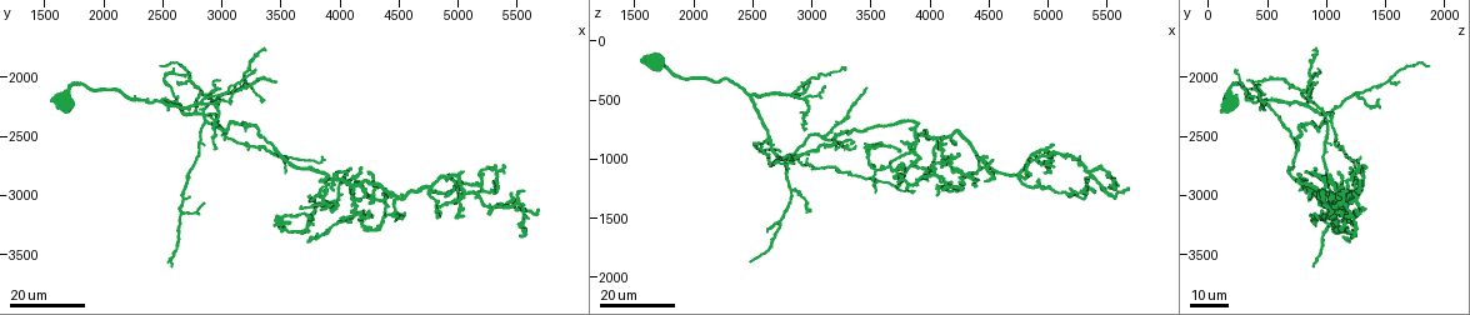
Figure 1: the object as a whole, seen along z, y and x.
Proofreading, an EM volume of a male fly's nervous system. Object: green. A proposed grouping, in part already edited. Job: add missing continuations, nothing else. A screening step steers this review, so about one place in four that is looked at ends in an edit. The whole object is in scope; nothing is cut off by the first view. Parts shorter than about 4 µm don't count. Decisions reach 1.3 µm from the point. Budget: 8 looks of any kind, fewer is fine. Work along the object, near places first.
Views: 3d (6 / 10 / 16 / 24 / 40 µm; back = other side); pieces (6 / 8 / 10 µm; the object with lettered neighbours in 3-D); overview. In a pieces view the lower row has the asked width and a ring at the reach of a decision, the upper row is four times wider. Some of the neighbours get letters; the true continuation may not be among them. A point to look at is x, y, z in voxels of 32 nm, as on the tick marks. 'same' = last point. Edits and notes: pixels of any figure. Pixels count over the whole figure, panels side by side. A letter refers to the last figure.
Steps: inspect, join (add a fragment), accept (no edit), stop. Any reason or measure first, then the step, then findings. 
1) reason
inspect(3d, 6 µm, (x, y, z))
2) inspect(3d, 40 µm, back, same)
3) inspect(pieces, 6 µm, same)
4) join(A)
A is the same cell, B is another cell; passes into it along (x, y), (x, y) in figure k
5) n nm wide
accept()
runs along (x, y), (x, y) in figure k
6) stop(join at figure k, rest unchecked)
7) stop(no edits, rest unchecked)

end of a long branch
inspect(3d, 24 µm, (5560, 3300, 1160))

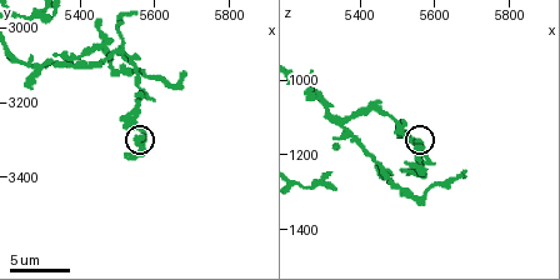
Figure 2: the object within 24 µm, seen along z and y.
zoom in
inspect(3d, 10 µm, (5550, 3300, 1180))

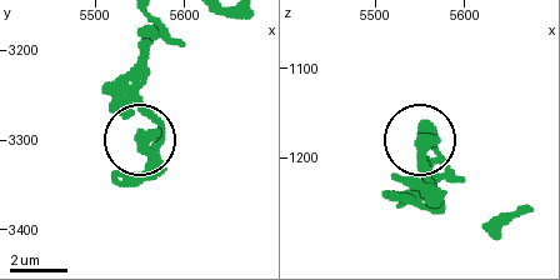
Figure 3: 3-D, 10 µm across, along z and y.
what lies round it
inspect(pieces, 8 µm, (5550, 3290, 1180))

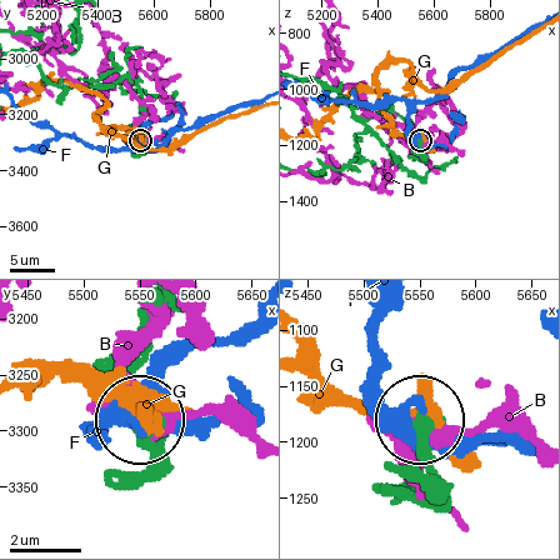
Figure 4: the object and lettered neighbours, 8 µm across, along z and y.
accept()
B, F and G are other cells; none of them fits

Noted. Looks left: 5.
end of a long branch
inspect(3d, 10 µm, (5680, 3120, 1240))

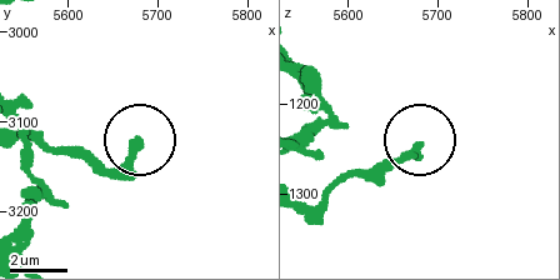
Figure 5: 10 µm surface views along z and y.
inspect(pieces, 6 µm, (5680, 3120, 1245))

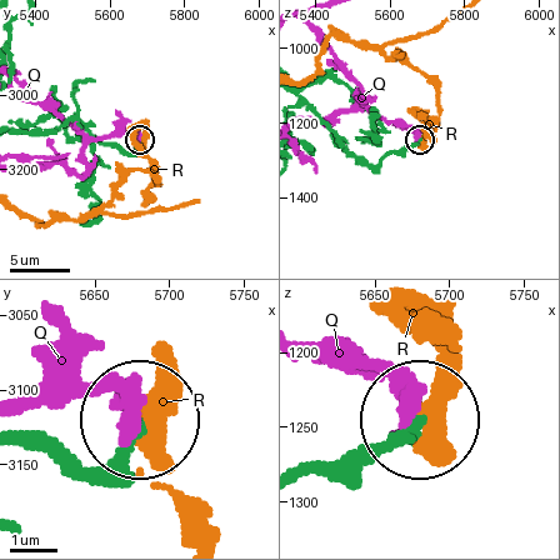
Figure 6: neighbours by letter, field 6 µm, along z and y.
accept()
Q and R are other cells; runs along (303, 100), (348, 151), (374, 165), (418, 140) in figure 6; no lettered fragment goes on from it

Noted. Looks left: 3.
an open end
inspect(pieces, 6 µm, (5260, 3160, 1020))

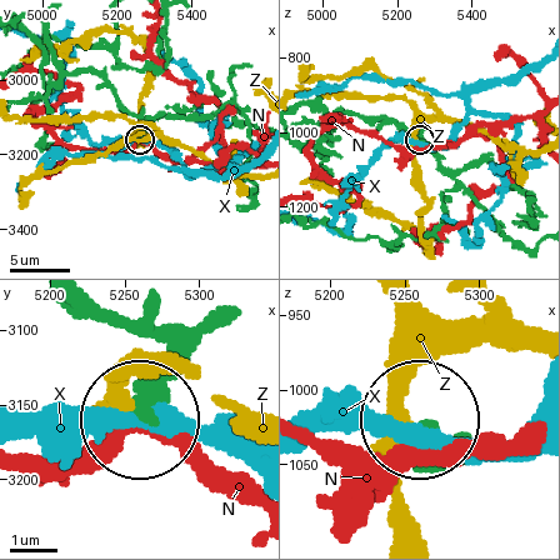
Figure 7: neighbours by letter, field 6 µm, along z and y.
accept()
N, X and Z are other cells; no lettered fragment goes on from it

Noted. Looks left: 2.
free end
inspect(3d, 16 µm, (3680, 3120, 1020))

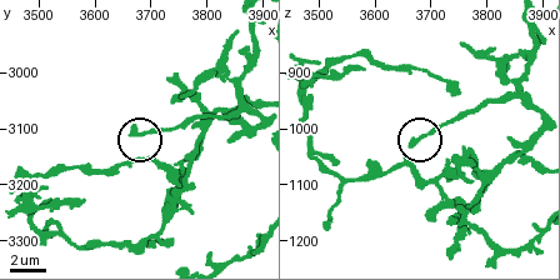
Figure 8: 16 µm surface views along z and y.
see the neighbours
inspect(pieces, 10 µm, (3670, 3105, 1030))

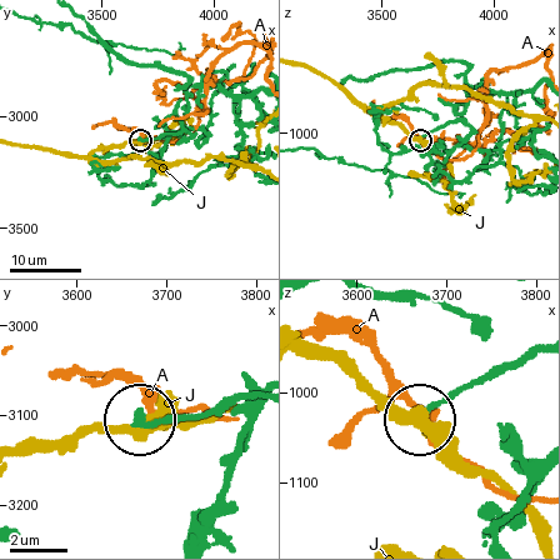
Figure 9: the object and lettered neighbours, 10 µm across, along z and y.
accept()
A and J are other cells; runs along (185, 76), (188, 105), (179, 131), (140, 140) in figure 9; no lettered fragment goes on from it

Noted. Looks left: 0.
stop(no edits, rest unchecked)

